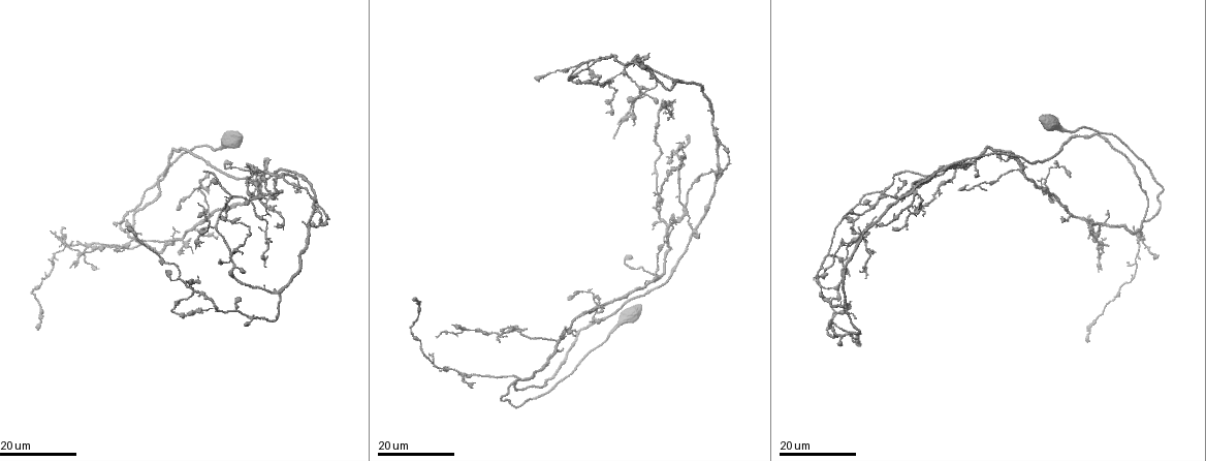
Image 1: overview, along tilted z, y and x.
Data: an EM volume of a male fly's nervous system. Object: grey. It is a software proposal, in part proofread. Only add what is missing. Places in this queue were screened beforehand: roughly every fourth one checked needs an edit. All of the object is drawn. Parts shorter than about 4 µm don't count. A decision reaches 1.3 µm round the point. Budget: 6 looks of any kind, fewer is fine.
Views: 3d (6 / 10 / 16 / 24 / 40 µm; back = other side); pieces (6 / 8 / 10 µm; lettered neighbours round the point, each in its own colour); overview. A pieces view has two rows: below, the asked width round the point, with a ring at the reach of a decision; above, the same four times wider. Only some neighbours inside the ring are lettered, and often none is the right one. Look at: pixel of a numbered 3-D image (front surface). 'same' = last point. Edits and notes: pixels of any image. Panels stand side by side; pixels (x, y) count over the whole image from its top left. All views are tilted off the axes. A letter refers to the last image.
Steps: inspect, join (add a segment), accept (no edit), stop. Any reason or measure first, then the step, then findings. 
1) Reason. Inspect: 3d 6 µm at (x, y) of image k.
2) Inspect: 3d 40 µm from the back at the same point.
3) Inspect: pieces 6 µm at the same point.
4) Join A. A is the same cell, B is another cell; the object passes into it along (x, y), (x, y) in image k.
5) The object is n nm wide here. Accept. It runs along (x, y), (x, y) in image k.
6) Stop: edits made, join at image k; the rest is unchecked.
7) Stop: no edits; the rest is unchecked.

An open end. Inspect: 3d 24 µm at (112, 222) of image 1.

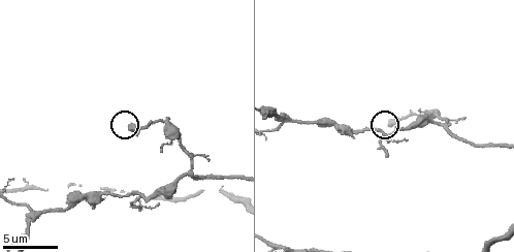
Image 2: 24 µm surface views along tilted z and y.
Inspect: 3d 10 µm at (133, 125) of image 2.

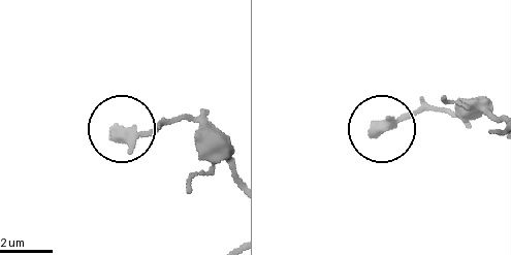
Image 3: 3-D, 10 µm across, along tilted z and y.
Inspect: pieces 8 µm at (374, 133) of image 3.

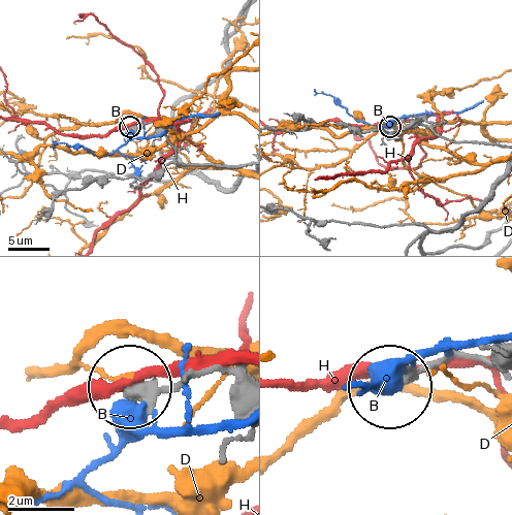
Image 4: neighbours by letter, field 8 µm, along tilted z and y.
The object is 420 nm wide here. Accept. B, D and H are other cells; none of them fits.

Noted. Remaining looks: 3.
Long arm stops here. Inspect: 3d 24 µm at (230, 169) of image 1.

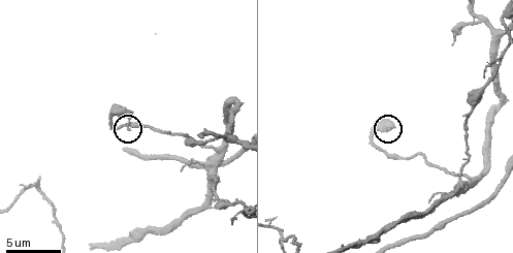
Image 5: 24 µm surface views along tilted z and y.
Inspect: 3d 6 µm at (129, 128) of image 5.

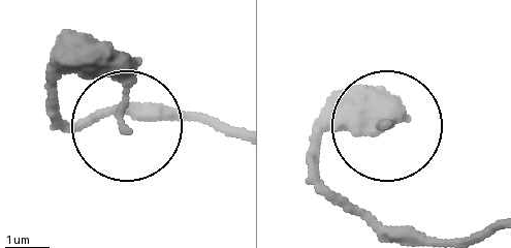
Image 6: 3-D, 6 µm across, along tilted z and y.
See the neighbours. Inspect: pieces 6 µm at (123, 125) of image 6.

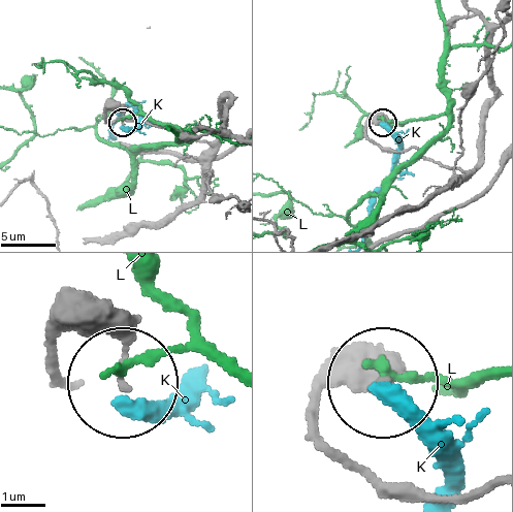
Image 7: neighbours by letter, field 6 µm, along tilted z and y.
Accept. K and L are other cells; none of them fits.

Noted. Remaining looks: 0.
Stop: no edits; the rest is unchecked.

